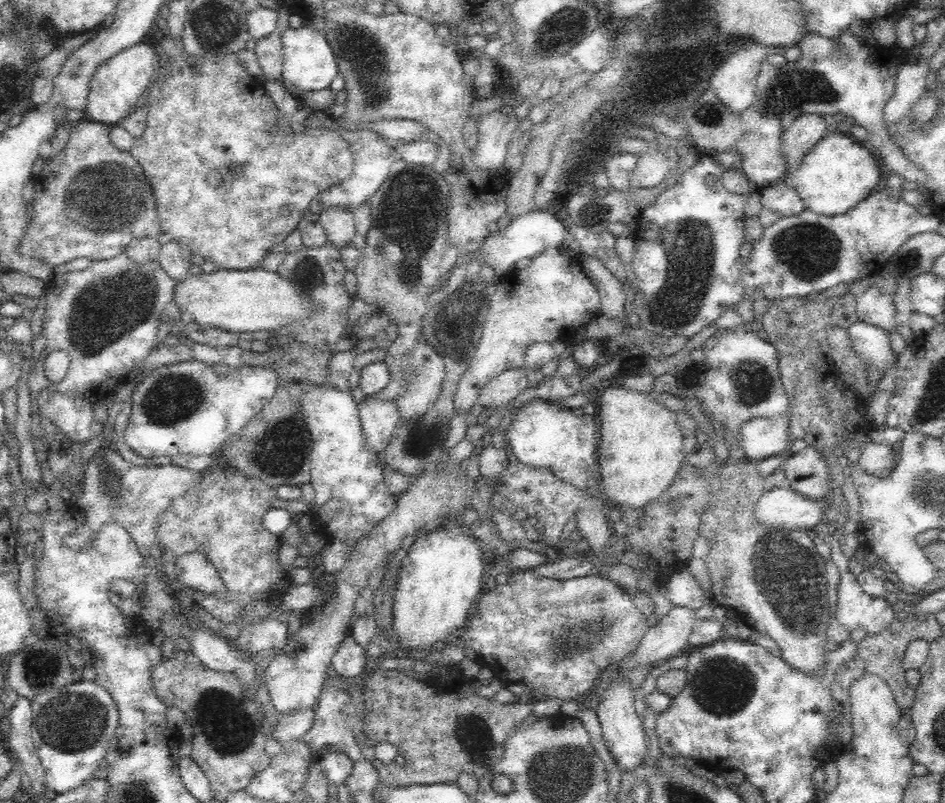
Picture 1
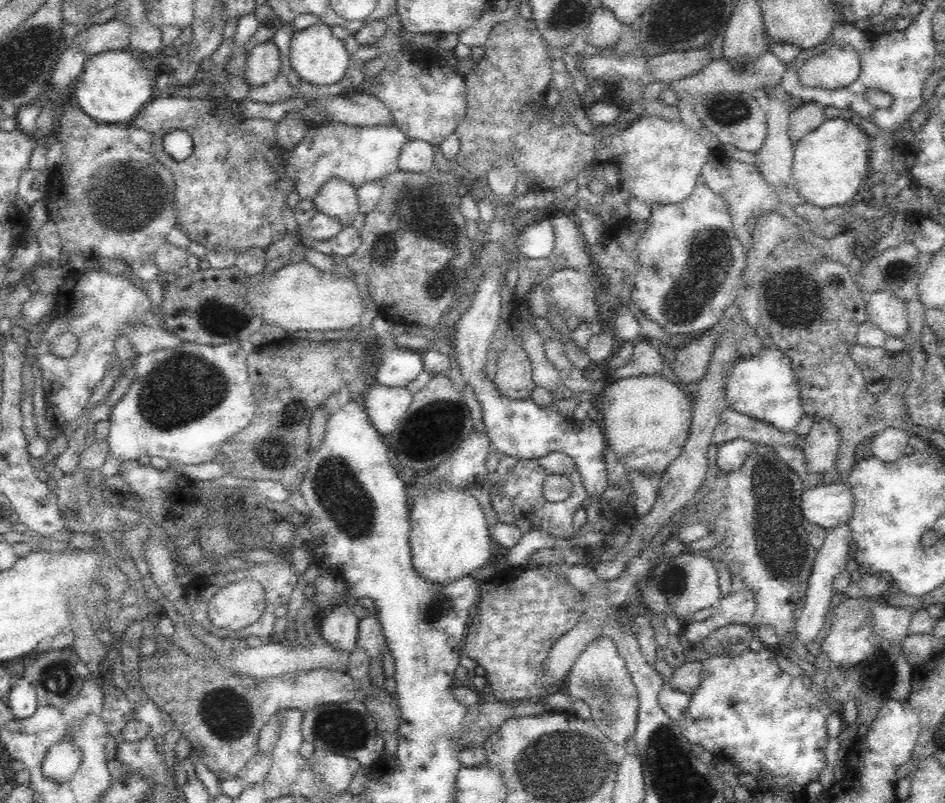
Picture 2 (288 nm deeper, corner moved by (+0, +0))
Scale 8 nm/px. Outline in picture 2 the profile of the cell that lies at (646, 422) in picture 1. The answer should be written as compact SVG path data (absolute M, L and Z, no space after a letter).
M656 374L622 378L604 386L600 400L606 446L610 446L618 460L628 466L630 474L664 474L682 454L690 438L694 402L678 384Z

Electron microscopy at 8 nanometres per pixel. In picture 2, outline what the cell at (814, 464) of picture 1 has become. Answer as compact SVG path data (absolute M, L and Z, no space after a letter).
M816 420L810 434L806 434L802 452L808 474L836 472L836 454L840 448L840 434L832 422Z

